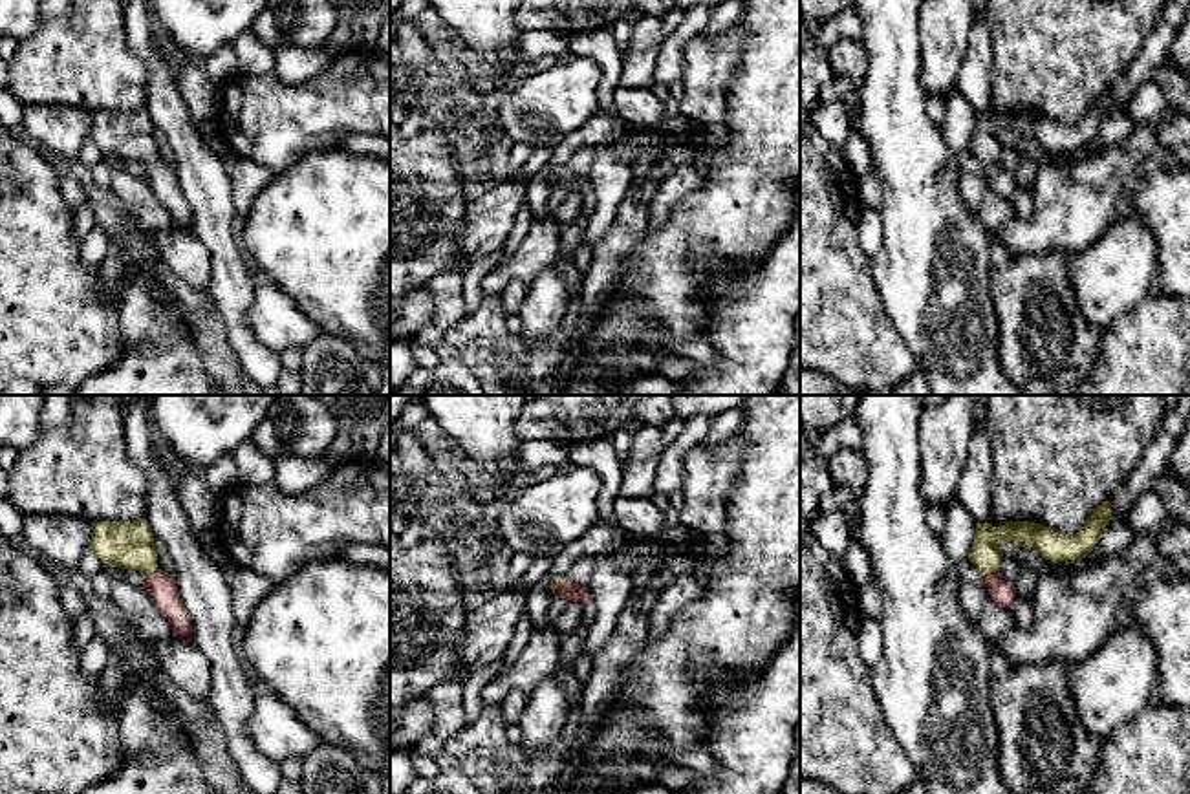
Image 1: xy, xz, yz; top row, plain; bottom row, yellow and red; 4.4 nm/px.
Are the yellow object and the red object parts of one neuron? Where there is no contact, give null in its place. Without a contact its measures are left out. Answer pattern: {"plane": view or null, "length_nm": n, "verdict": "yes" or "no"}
{"plane": "yz", "length_nm": 80, "verdict": "yes"}

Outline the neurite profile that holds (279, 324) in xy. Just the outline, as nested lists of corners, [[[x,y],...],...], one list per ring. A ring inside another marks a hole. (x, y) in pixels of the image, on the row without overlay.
[[[262,278],[247,324],[256,338],[269,349],[282,353],[287,348],[306,348],[322,329],[306,317],[295,300],[275,282]]]

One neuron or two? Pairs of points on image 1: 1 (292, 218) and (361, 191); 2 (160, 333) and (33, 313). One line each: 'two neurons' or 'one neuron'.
1: one neuron
2: two neurons

